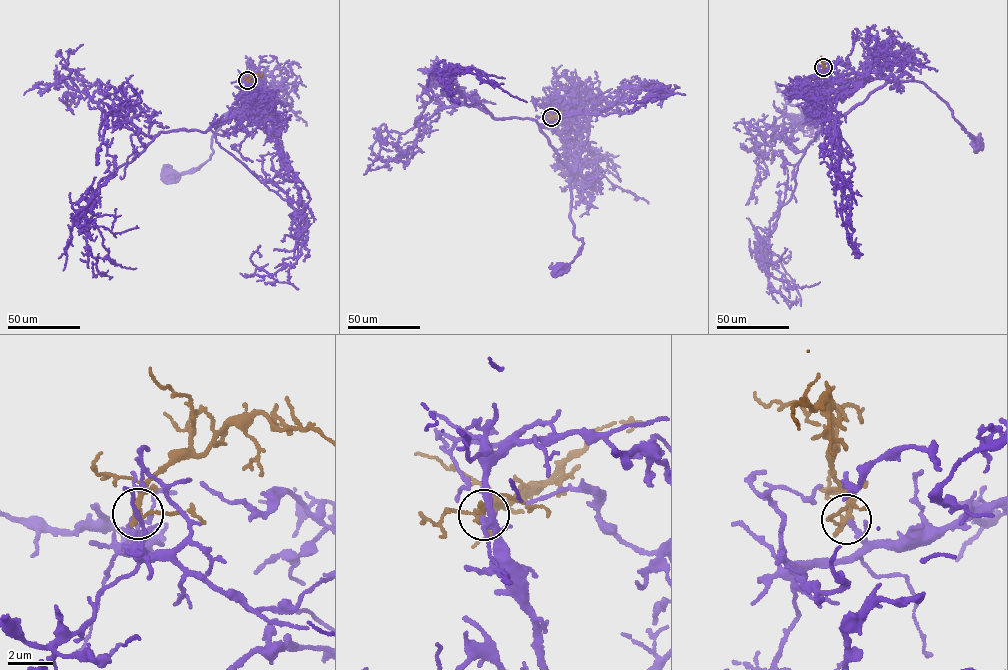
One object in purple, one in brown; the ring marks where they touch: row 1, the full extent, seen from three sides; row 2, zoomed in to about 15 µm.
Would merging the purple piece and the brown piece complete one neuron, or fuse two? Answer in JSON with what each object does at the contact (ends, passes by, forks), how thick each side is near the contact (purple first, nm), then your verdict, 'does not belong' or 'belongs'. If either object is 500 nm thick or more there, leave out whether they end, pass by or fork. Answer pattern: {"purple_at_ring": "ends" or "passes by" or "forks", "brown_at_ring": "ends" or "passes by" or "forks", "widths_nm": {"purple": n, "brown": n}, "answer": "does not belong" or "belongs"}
{"purple_at_ring": "ends", "brown_at_ring": "forks", "widths_nm": {"purple": 240, "brown": 190}, "answer": "does not belong"}

